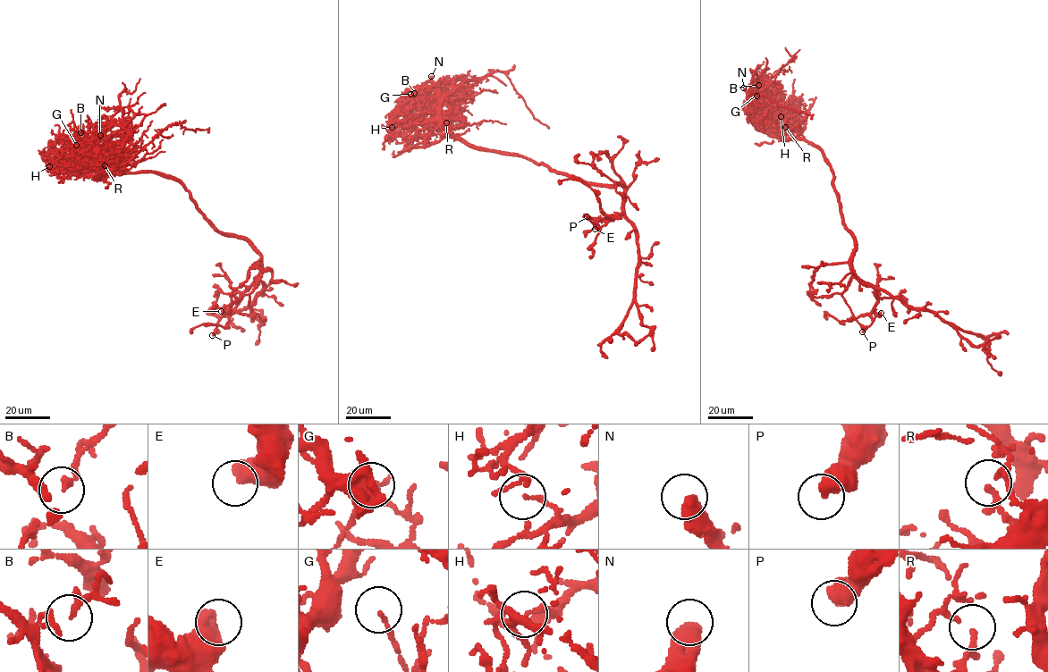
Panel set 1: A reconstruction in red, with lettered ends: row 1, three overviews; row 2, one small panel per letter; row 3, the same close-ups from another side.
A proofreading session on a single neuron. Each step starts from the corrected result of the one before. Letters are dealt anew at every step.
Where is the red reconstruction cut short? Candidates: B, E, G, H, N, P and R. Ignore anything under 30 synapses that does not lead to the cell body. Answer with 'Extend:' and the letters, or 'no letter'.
Extend: N

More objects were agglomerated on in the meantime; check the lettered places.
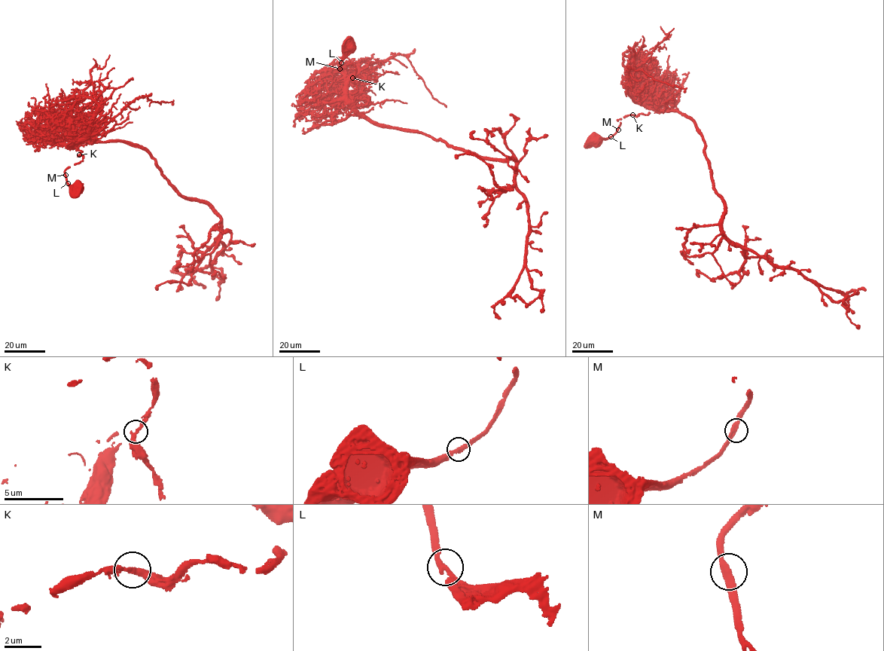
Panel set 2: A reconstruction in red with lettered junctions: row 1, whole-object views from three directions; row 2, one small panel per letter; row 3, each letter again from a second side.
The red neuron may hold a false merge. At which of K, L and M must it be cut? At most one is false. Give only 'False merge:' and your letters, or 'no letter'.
False merge: no letter

